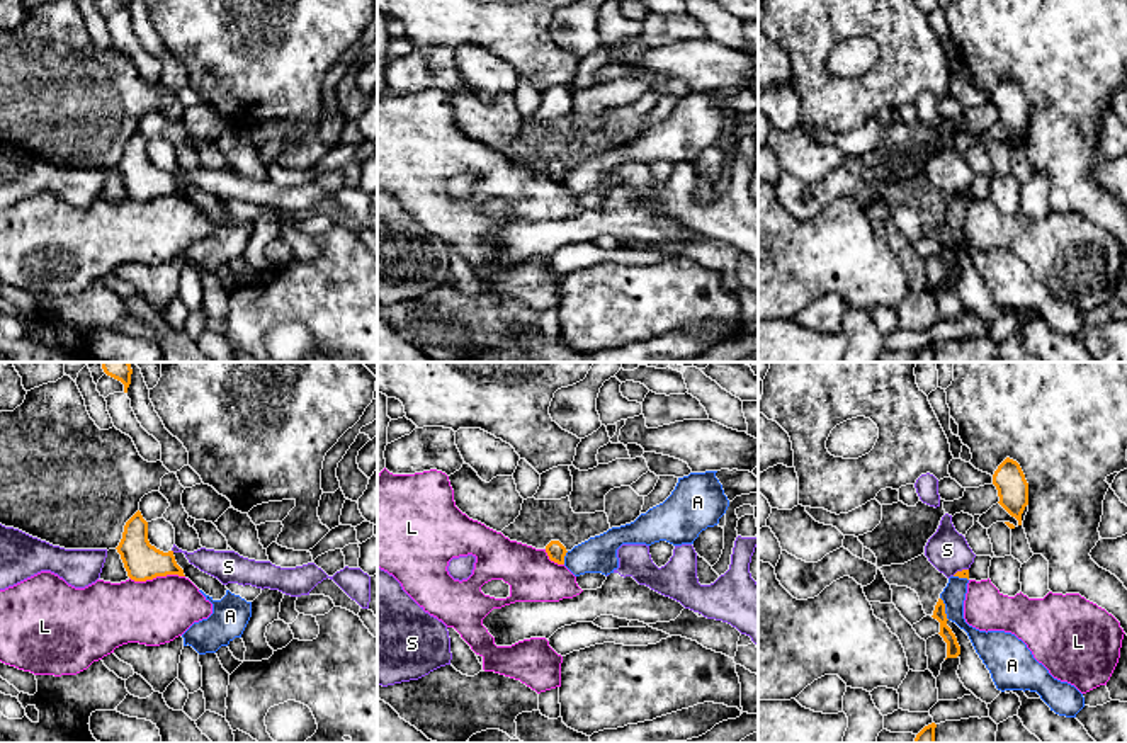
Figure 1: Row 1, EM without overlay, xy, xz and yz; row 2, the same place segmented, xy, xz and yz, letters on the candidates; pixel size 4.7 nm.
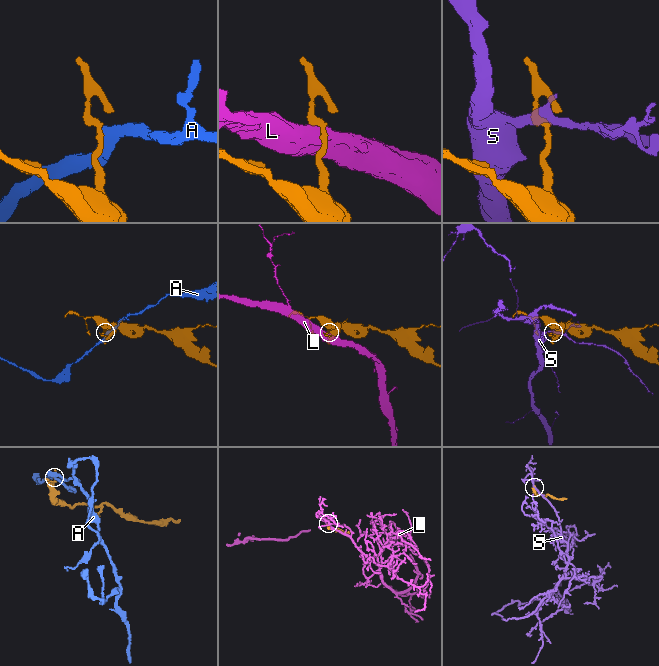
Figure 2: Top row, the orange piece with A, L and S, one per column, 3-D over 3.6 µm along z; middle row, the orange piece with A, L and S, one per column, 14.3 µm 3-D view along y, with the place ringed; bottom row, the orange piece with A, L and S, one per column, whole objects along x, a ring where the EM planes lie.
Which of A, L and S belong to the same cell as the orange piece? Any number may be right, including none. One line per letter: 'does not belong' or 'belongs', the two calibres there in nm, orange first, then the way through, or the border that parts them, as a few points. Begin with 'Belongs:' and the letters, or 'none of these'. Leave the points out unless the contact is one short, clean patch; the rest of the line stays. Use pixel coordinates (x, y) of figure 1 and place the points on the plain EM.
Belongs: none of these
A: does not belong | 60/110 nm | along yz (940, 216), (949, 238)
L: does not belong | 180/320 nm | along xy (184, 194), (157, 194), (145, 199), (130, 198)
S: does not belong | 50/200 nm | along yz (968, 187), (957, 189), (952, 194)

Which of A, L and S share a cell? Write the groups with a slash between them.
A / L / S

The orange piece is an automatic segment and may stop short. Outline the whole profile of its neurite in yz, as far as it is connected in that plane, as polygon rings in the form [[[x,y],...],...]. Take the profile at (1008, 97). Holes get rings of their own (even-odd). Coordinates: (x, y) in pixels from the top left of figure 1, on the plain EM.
[[[1006,77],[994,90],[993,104],[998,109],[998,122],[1022,145],[1022,133],[1028,124],[1028,102],[1020,83]]]

